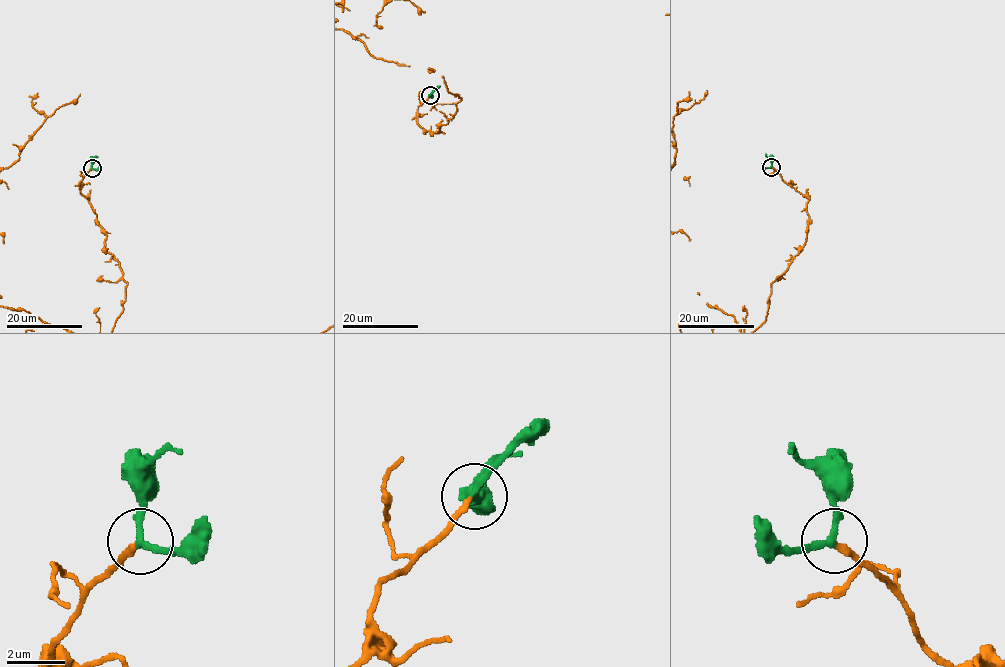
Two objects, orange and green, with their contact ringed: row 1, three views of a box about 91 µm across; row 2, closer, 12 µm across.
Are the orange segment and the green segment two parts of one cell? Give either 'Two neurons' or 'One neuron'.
One neuron

